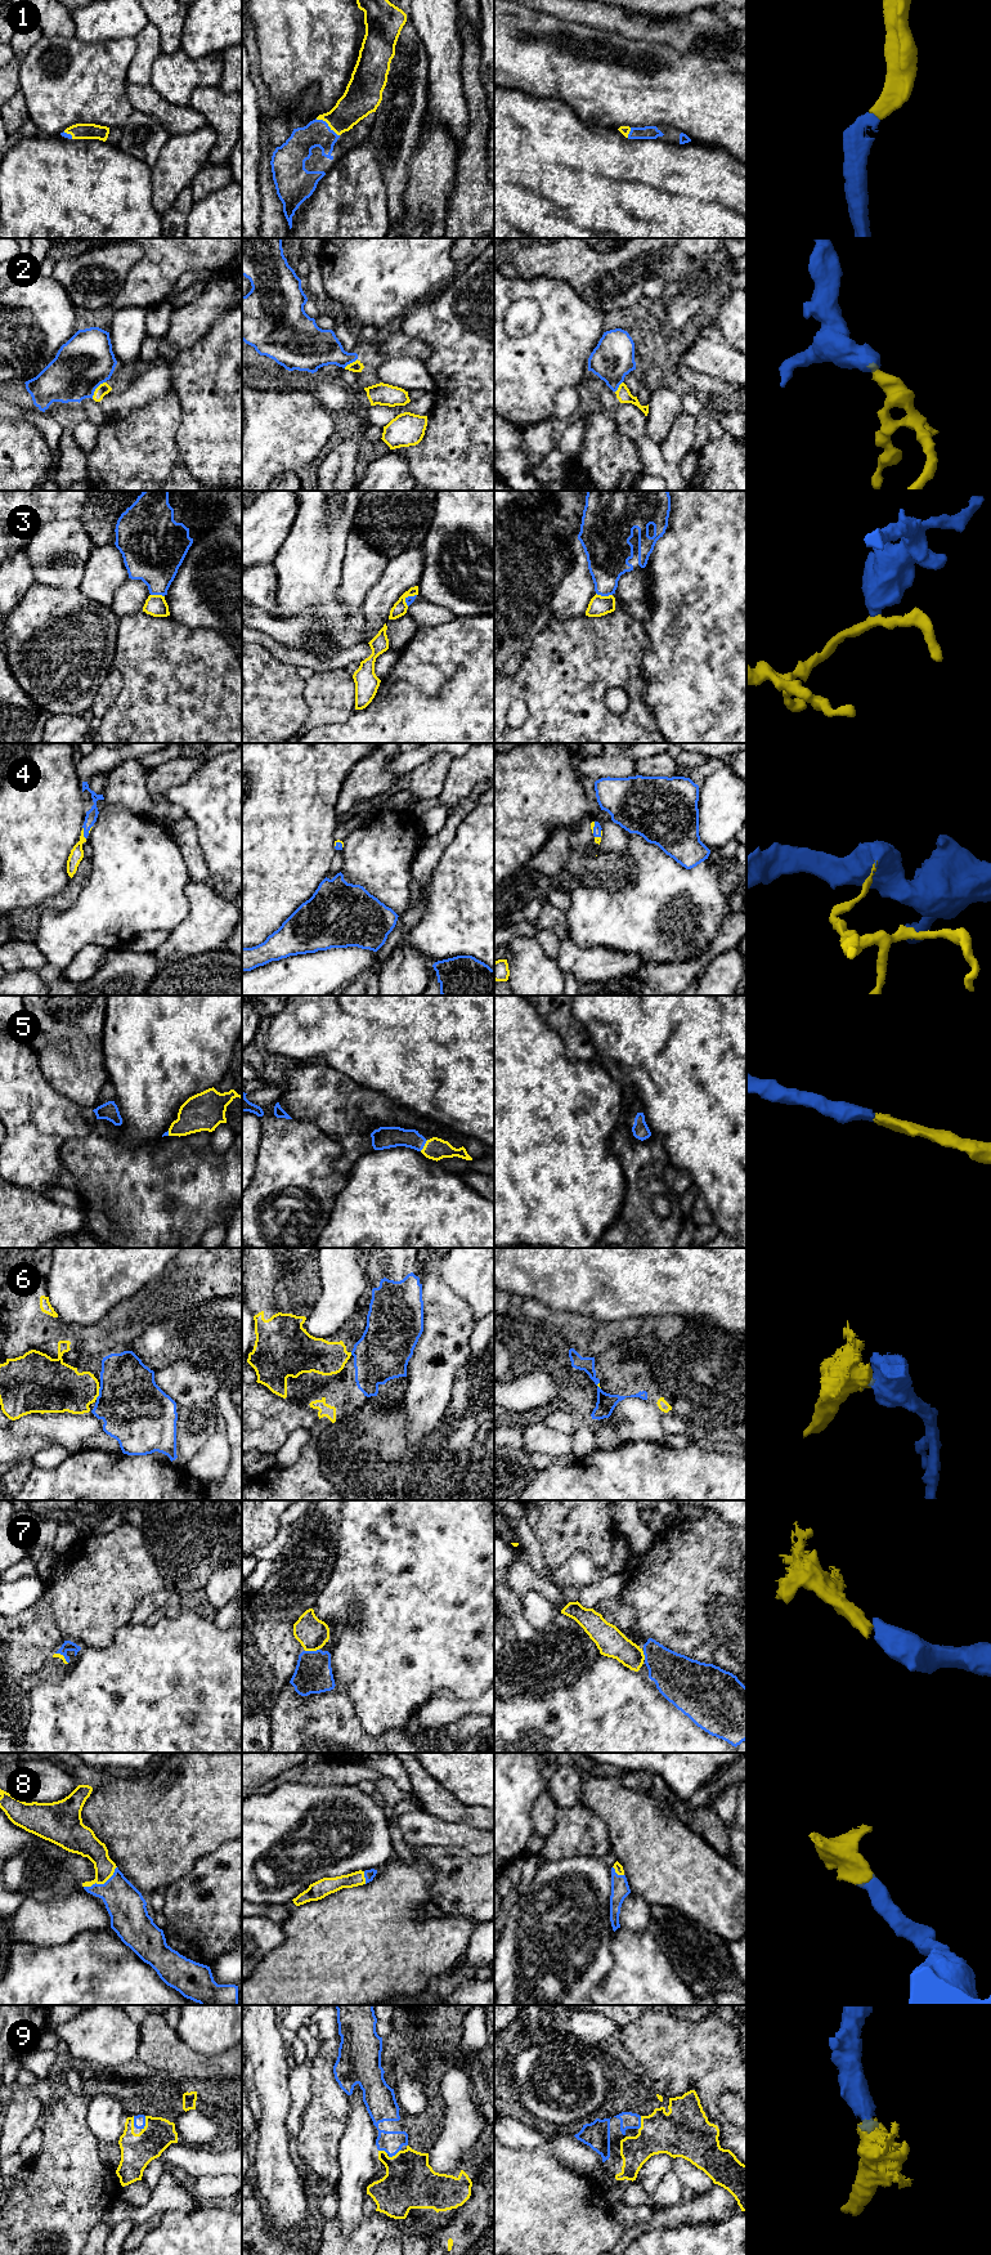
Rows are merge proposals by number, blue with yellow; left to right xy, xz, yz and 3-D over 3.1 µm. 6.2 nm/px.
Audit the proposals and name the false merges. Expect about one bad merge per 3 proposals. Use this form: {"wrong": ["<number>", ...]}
{"wrong": ["3", "6"]}

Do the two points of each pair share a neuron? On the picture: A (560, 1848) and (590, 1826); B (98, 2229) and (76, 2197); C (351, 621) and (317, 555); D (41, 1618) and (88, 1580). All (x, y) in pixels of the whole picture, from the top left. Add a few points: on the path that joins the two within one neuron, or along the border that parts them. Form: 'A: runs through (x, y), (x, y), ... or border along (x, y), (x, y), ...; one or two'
A: runs through (568, 1840), (575, 1833), (582, 1833); one
B: border along (101, 2220), (85, 2241); two
C: runs through (333, 608), (317, 591), (317, 573); one
D: border along (39, 1600), (50, 1609), (54, 1623), (63, 1637); two

